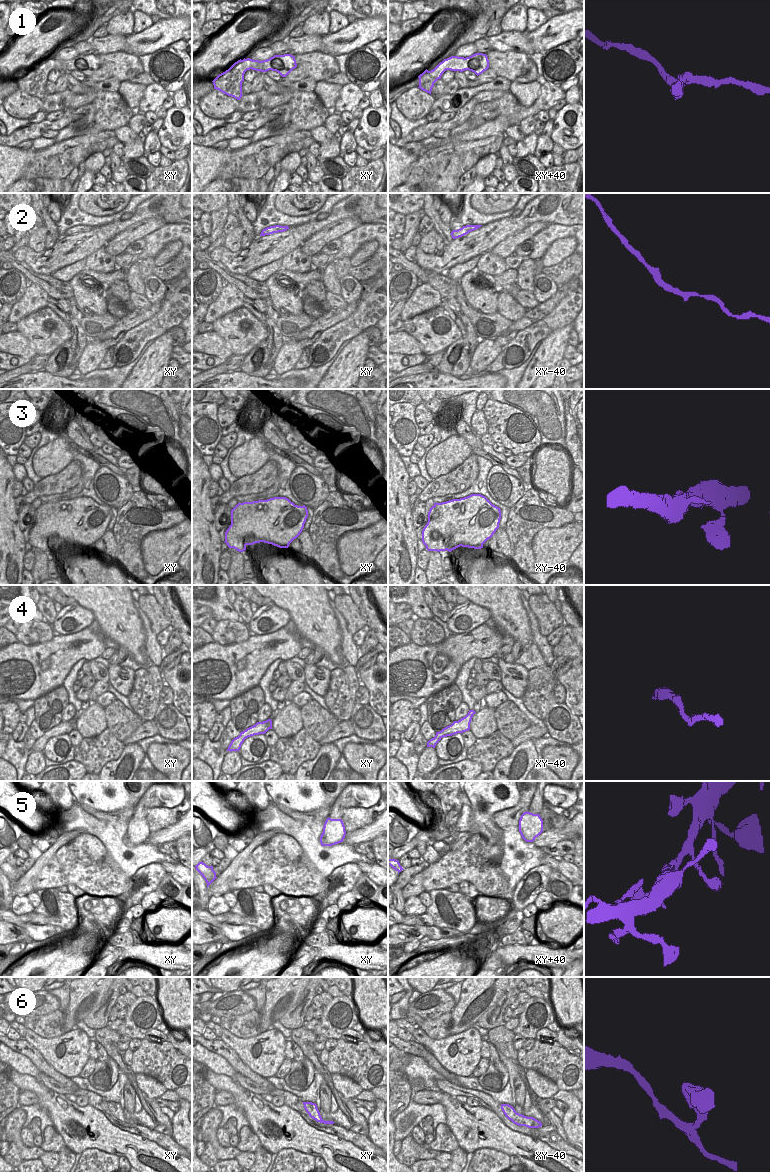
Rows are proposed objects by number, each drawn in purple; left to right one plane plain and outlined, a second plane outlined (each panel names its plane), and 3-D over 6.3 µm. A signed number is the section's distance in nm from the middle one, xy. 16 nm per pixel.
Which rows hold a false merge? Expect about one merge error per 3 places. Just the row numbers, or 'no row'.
no row

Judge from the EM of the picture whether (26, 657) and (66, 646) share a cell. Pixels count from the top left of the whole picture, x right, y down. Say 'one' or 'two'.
one

